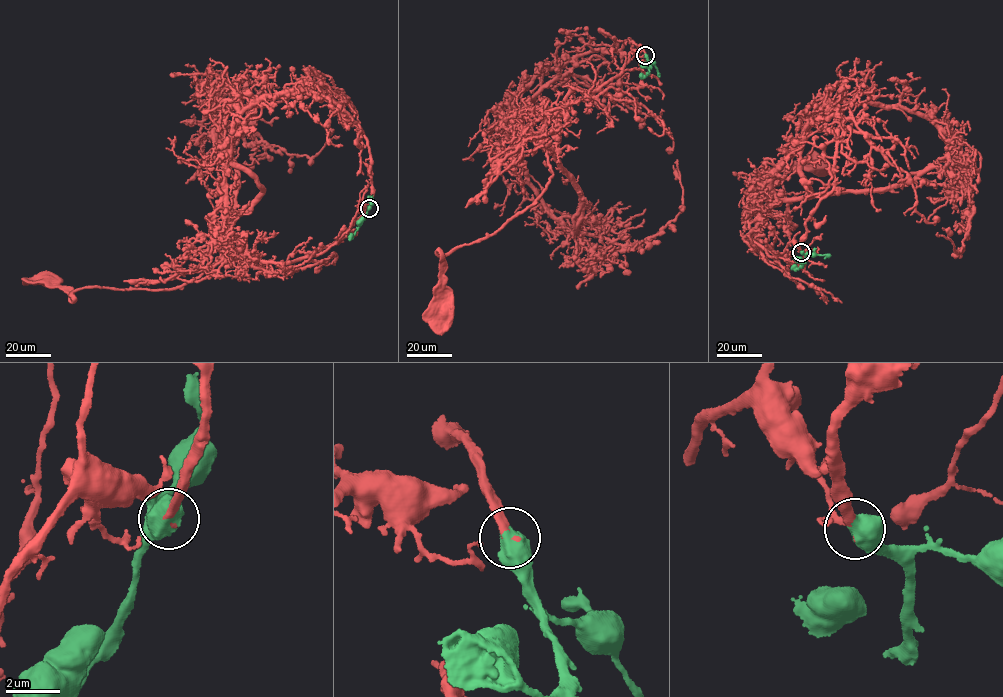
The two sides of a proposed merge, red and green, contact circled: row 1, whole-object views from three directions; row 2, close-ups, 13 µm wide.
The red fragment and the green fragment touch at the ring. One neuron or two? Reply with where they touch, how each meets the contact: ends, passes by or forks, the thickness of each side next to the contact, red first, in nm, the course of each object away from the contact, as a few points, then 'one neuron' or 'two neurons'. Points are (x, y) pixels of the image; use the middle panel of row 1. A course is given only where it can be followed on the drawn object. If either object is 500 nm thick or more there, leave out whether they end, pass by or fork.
place (645, 55); calibres 240 and 800 nm; course red (646, 55), (628, 39), (578, 57), (515, 113), (553, 175), (494, 233), (437, 250), (449, 310); course green (646, 55), (651, 66), (646, 75), (640, 76); one neuron

